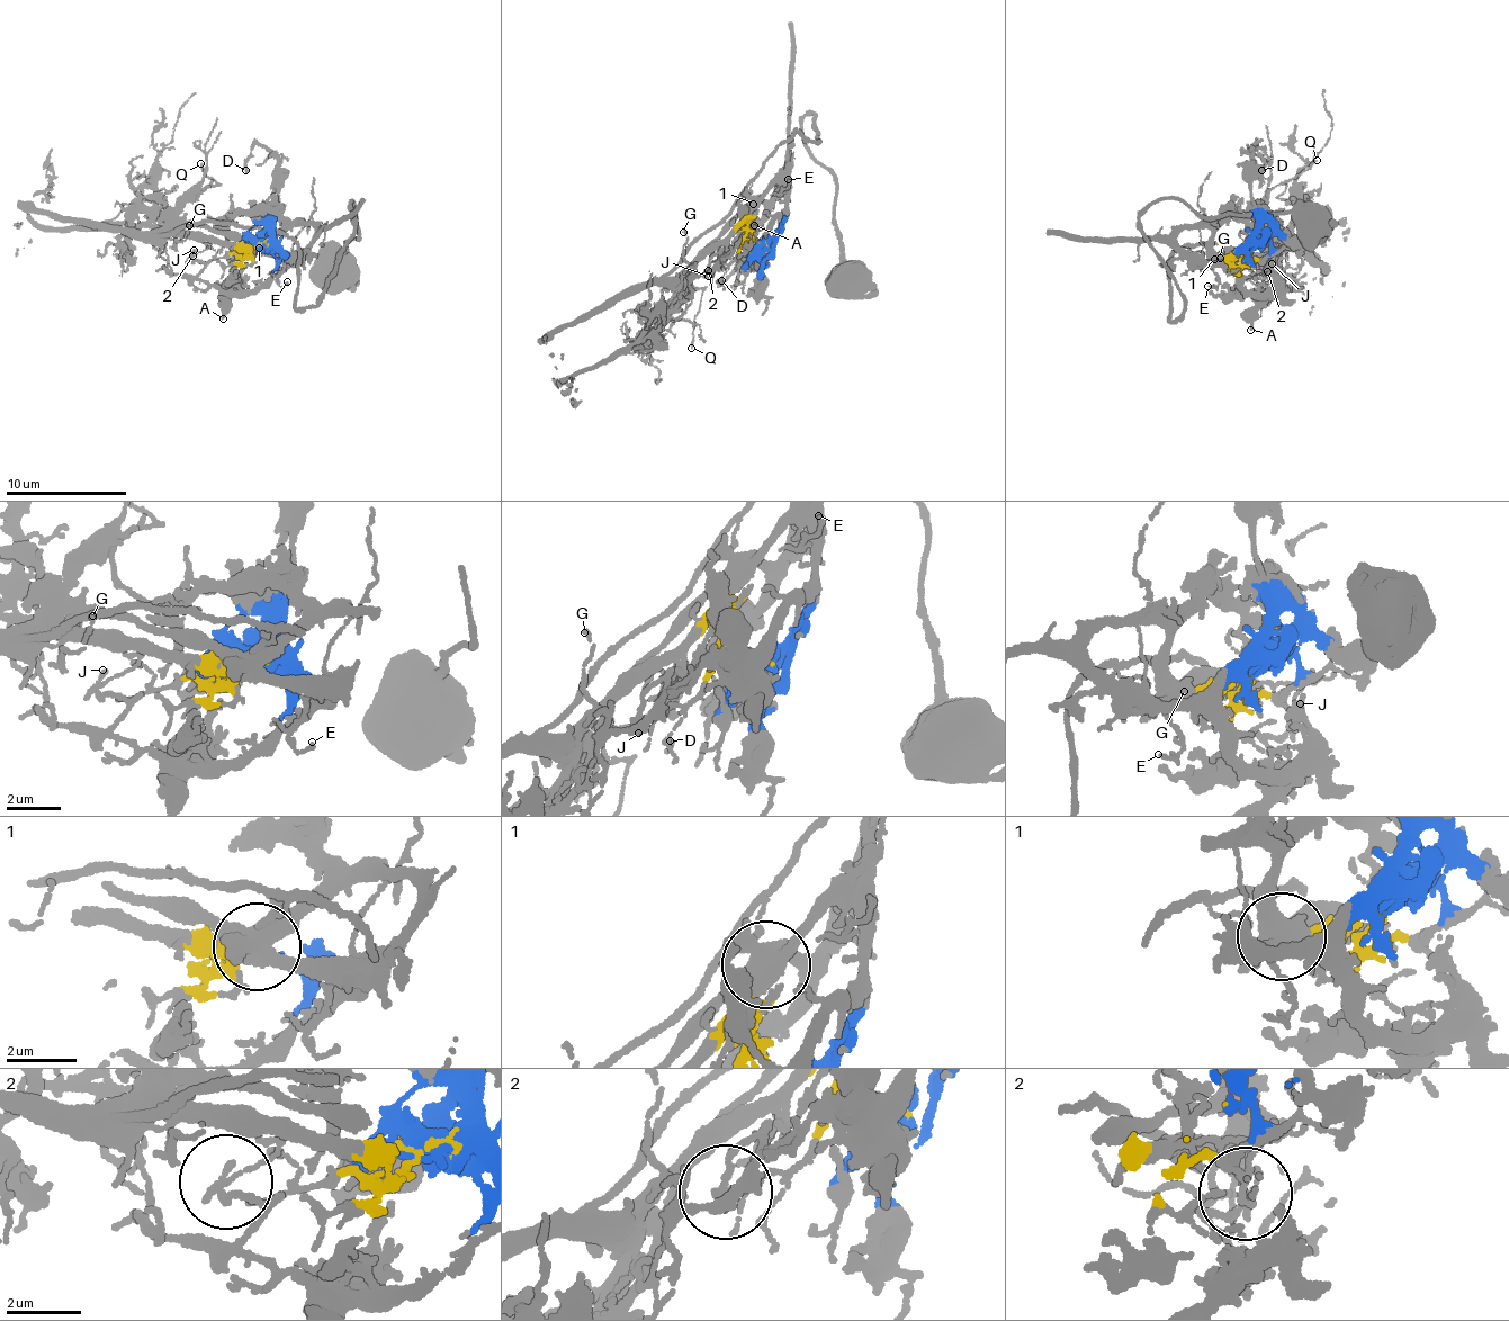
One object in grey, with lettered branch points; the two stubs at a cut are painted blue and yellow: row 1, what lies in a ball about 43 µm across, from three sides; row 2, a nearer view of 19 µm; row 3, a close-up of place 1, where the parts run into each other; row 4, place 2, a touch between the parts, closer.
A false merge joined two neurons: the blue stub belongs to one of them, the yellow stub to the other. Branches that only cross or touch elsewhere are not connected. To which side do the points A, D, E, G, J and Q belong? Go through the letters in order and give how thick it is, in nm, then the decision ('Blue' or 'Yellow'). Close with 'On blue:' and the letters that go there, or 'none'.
A: Thickness 280 nm. Blue
D: Thickness 160 nm. Blue
E: Thickness 130 nm. Yellow
G: Thickness 90 nm. Yellow
J: Thickness 110 nm. Blue
Q: Thickness 120 nm. Yellow
On blue: A, D, J

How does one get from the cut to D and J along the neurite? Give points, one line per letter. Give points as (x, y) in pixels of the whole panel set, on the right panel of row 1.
D: (1252, 243), (1257, 222), (1251, 150), (1258, 141), (1263, 171)
J: (1252, 243), (1255, 246), (1240, 277), (1246, 289), (1258, 297), (1255, 302), (1263, 291), (1257, 278), (1273, 262)

